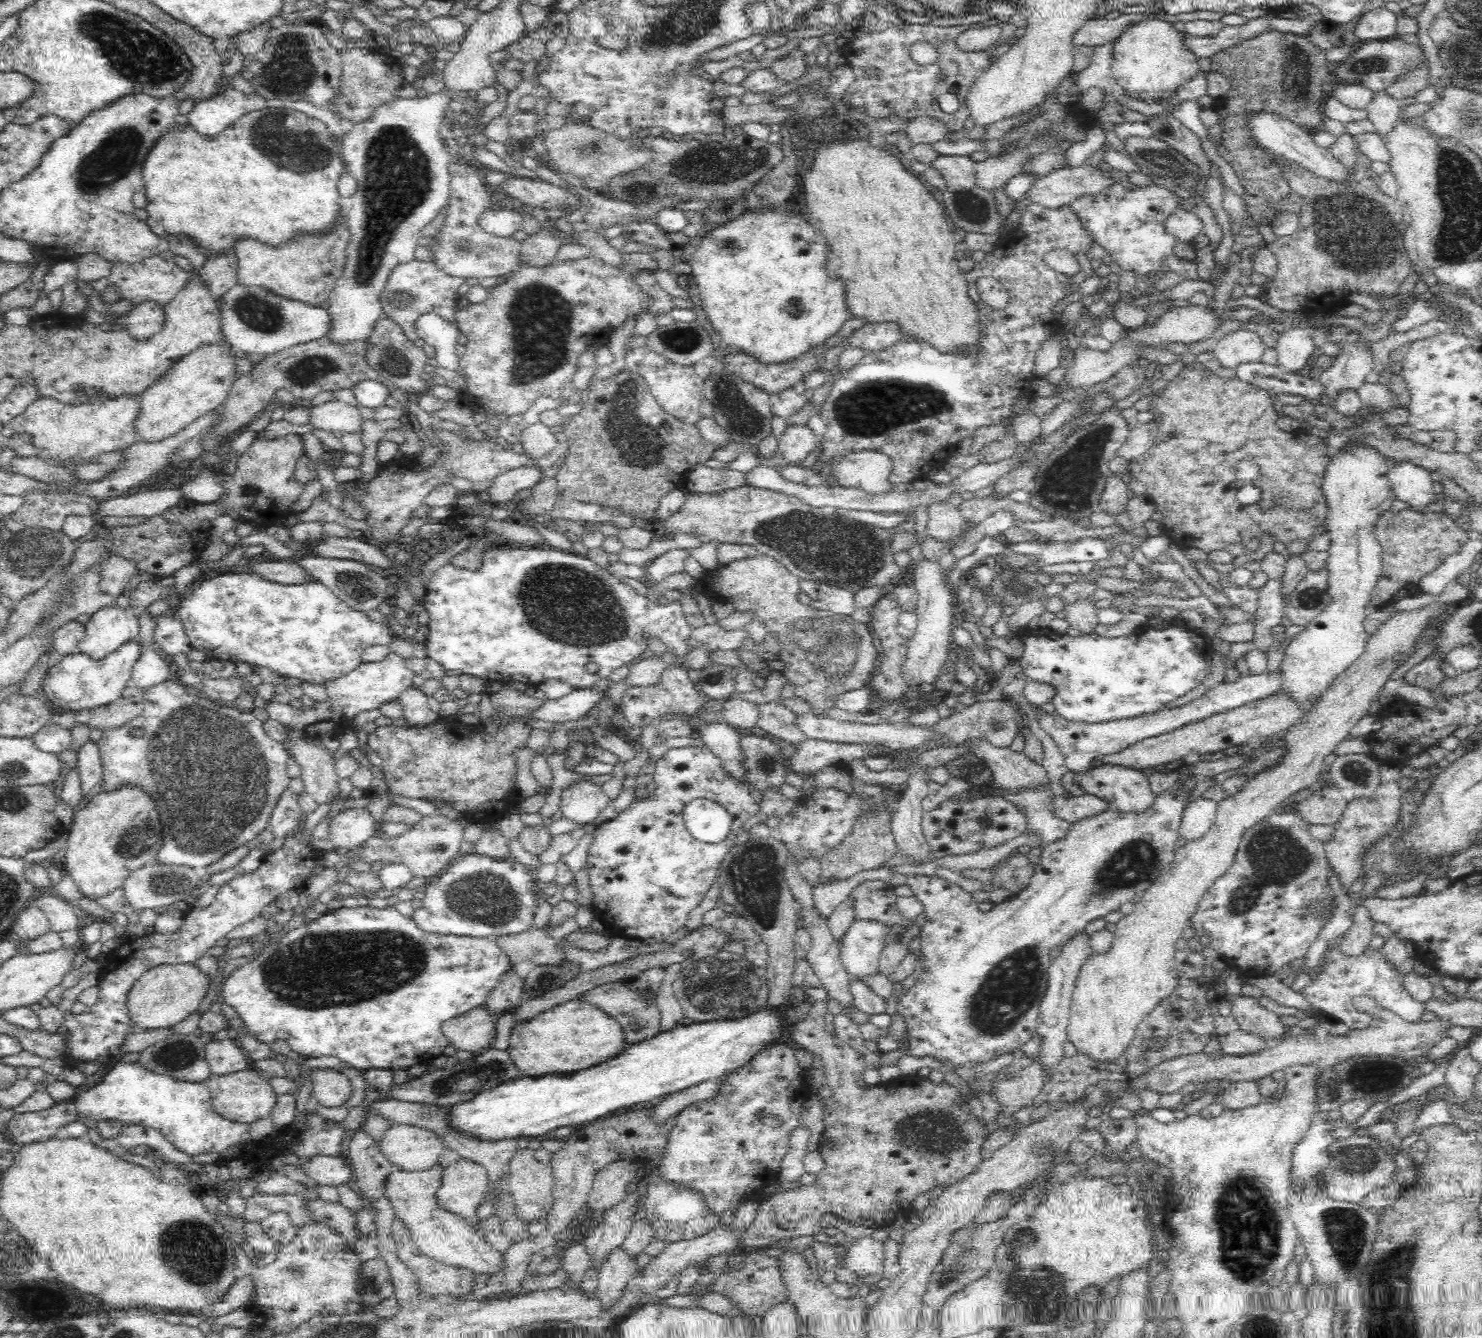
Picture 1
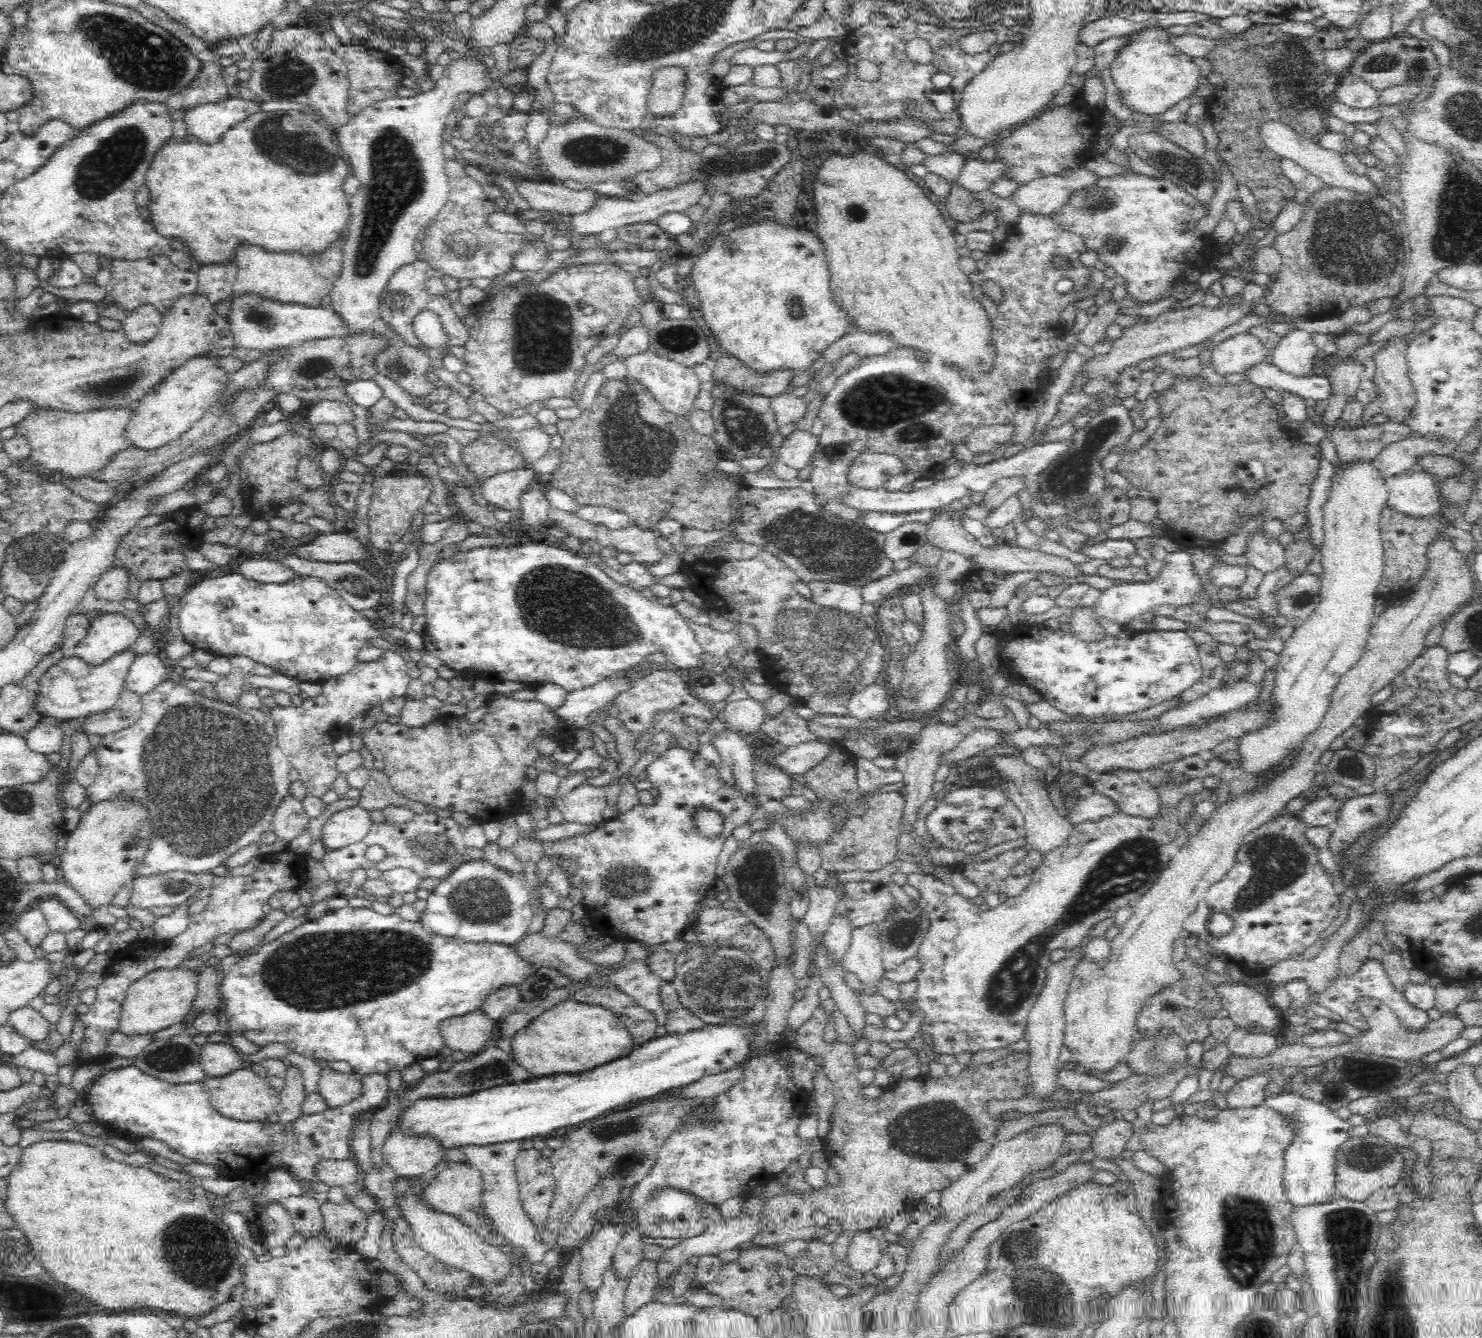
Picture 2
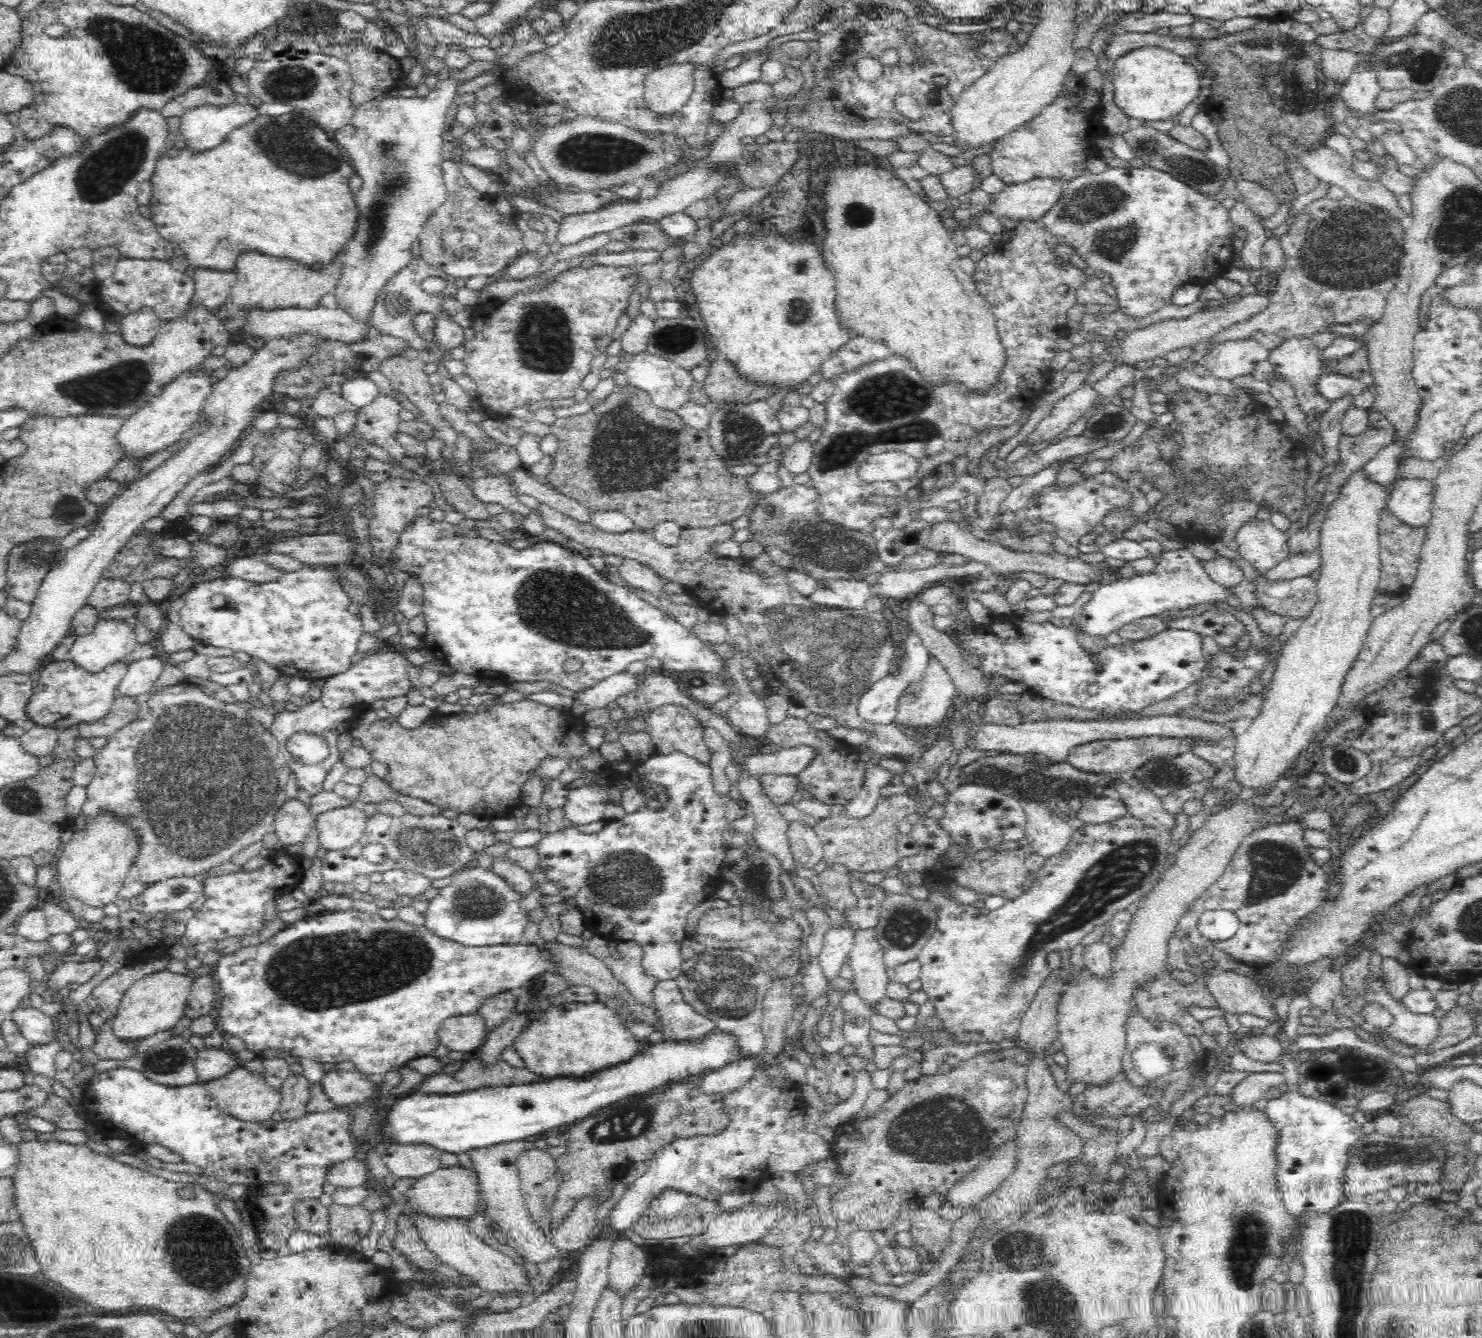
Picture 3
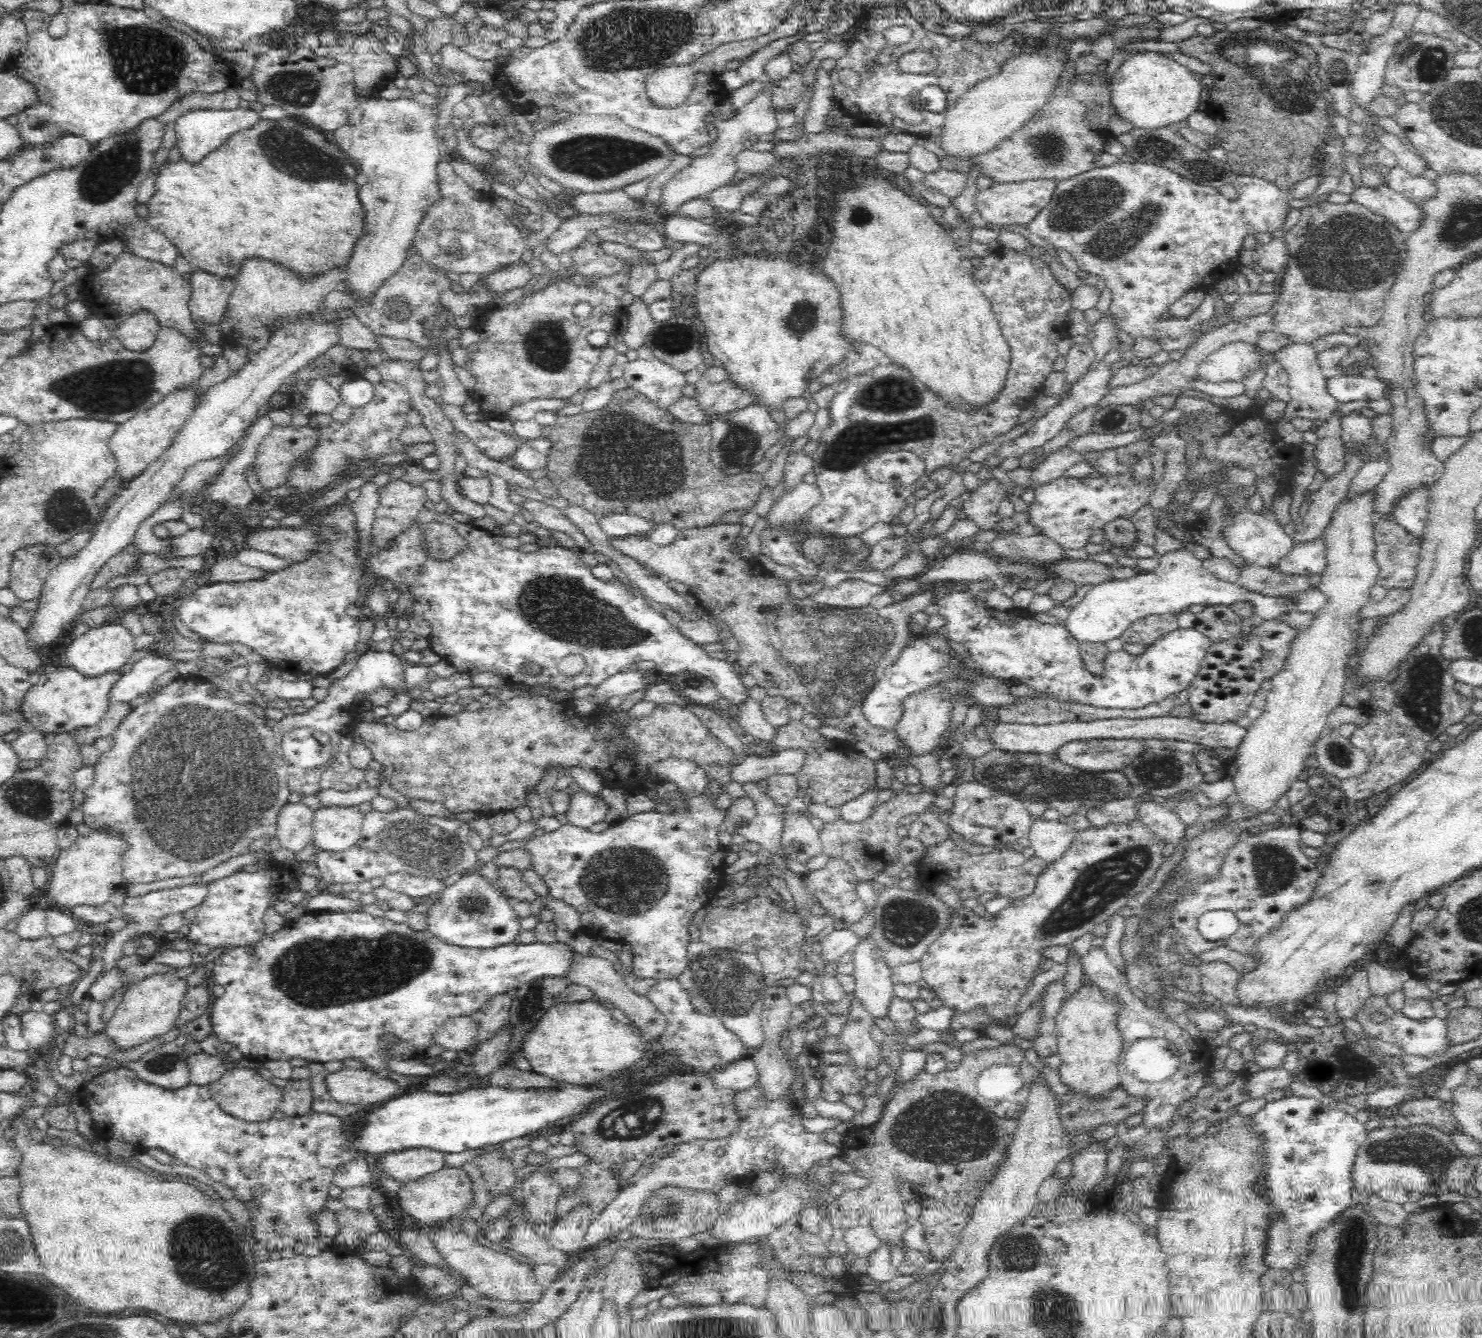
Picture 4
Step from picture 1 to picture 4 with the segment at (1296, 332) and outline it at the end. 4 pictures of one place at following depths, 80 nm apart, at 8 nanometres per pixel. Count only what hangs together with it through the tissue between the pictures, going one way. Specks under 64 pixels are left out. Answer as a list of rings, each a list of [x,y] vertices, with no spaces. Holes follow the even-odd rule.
[[[1293,343],[1275,354],[1278,363],[1283,365],[1289,377],[1289,399],[1282,417],[1282,422],[1275,427],[1276,433],[1287,446],[1298,448],[1304,442],[1302,432],[1292,423],[1294,418],[1306,420],[1326,420],[1339,410],[1338,399],[1329,392],[1327,386],[1328,374],[1322,372],[1317,361],[1317,352],[1311,344]]]

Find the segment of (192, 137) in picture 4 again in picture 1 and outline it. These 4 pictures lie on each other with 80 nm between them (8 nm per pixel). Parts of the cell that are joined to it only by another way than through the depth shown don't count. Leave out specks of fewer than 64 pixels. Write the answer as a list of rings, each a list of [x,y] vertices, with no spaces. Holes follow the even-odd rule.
[[[228,87],[222,94],[194,105],[187,126],[206,139],[214,139],[242,116],[266,108],[266,99]]]

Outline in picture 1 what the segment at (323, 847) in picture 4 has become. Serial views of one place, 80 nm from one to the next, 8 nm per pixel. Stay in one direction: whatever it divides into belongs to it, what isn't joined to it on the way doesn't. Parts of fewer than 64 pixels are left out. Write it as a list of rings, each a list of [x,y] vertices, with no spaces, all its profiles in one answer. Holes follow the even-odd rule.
[[[366,808],[345,809],[328,824],[328,838],[334,850],[354,848],[374,834],[377,822]]]

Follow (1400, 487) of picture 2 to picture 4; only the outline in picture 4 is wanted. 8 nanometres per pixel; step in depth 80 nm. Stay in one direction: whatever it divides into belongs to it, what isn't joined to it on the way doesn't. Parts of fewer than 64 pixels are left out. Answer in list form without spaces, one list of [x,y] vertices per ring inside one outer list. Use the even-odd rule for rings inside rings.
[[[1428,488],[1414,491],[1401,498],[1392,512],[1395,521],[1411,538],[1415,538],[1420,543],[1423,542],[1422,530],[1424,530],[1428,516],[1428,495]]]

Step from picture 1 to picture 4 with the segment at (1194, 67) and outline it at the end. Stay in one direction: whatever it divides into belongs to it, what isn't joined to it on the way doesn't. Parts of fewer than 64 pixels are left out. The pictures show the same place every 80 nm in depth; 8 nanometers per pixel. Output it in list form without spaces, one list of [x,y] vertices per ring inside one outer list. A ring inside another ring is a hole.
[[[1131,52],[1112,76],[1111,104],[1114,105],[1115,113],[1126,123],[1132,124],[1133,128],[1154,130],[1184,122],[1194,115],[1194,112],[1203,109],[1200,97],[1202,83],[1196,80],[1194,76],[1195,74],[1188,67],[1178,64],[1172,57],[1164,55],[1164,53]]]

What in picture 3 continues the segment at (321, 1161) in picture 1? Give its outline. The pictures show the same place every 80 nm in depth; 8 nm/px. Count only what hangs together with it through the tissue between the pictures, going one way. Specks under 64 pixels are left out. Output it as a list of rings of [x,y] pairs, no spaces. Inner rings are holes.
[[[360,1154],[344,1162],[338,1162],[328,1170],[326,1180],[334,1187],[352,1188],[352,1186],[362,1186],[368,1179],[373,1179],[367,1162]]]

